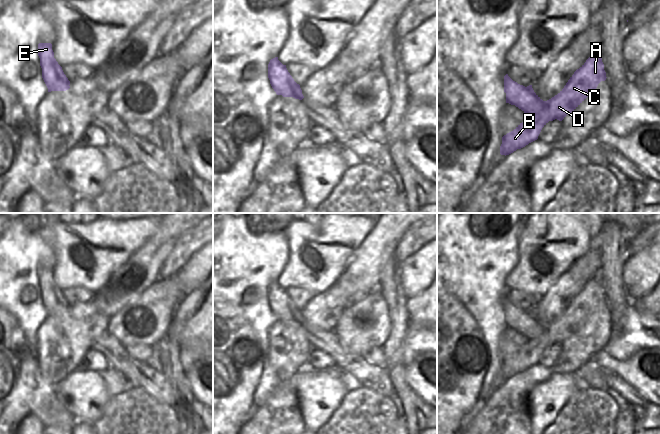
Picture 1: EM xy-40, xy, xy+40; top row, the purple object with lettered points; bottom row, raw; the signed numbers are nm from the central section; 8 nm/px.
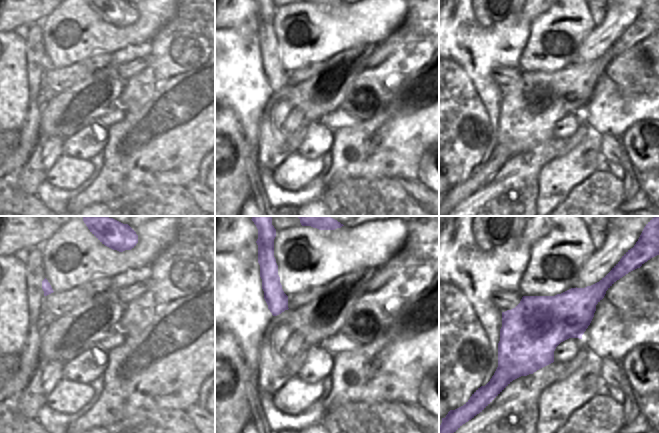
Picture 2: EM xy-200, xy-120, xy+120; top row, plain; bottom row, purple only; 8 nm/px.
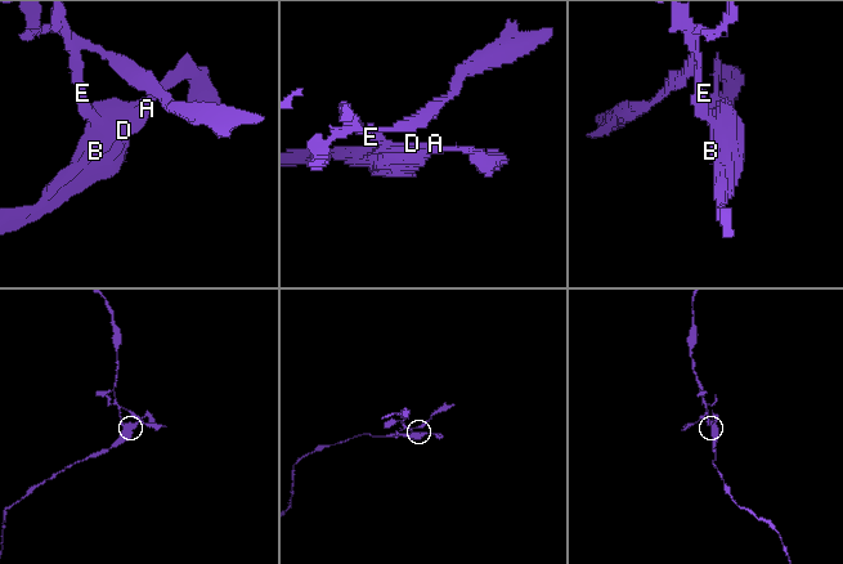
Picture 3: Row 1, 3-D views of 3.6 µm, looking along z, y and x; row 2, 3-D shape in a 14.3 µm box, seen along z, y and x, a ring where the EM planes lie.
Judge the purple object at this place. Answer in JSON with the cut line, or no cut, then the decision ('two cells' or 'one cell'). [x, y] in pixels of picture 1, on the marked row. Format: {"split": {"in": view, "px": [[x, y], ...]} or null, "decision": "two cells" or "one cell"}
{"split": {"in": "xy+40", "px": [[519, 84], [511, 87], [506, 95]]}, "decision": "two cells"}

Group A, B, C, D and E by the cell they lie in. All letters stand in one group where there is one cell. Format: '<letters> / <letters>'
A B C D / E

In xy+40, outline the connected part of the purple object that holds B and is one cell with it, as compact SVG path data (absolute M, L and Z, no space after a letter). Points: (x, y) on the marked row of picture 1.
M599 50L574 72L557 95L547 101L543 101L534 92L532 85L511 87L506 95L506 103L521 109L528 118L502 137L500 154L509 155L537 140L549 121L562 121L592 95L598 84L606 78Z

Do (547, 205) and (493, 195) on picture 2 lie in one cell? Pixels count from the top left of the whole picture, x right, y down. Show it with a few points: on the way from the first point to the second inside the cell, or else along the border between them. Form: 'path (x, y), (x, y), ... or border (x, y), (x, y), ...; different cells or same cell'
border (538, 180), (538, 196), (535, 205); different cells

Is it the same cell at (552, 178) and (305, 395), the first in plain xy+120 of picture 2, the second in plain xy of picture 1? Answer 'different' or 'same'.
same

